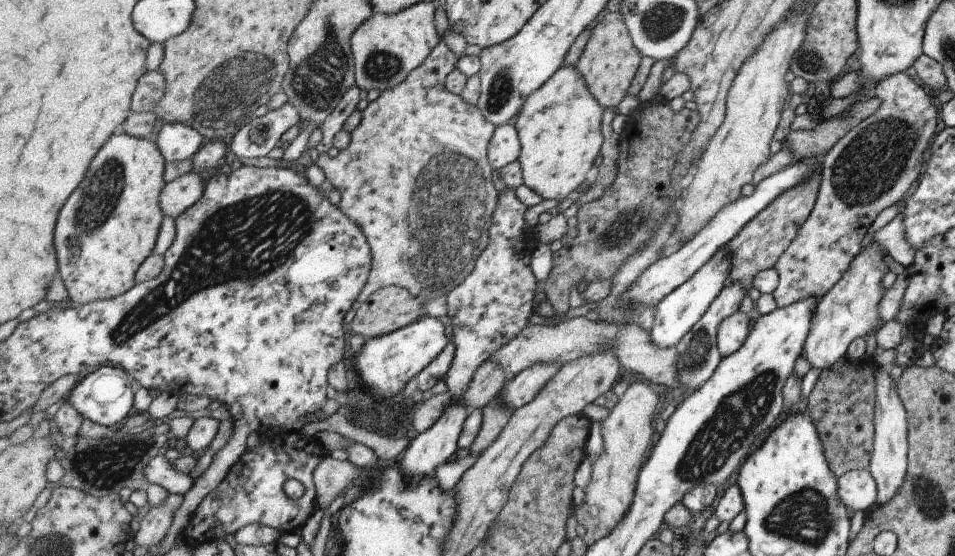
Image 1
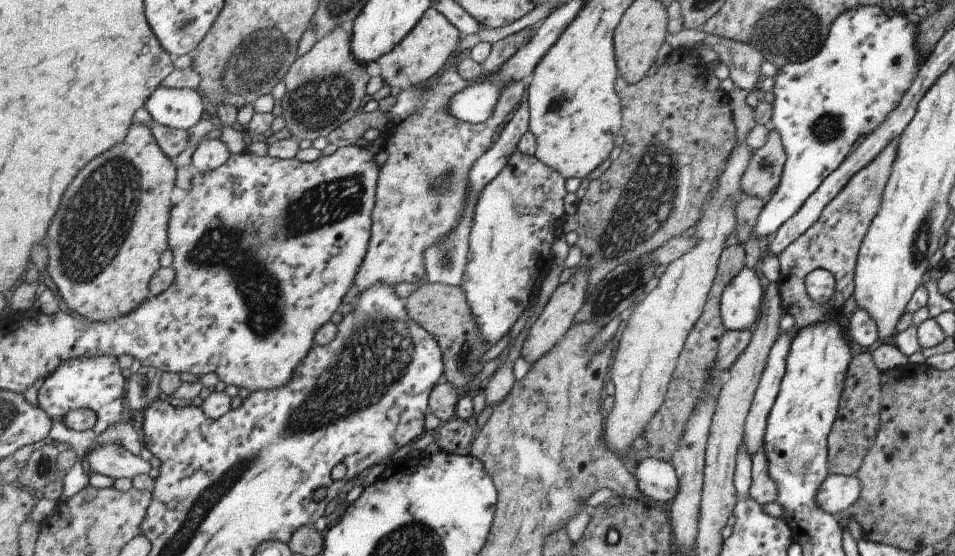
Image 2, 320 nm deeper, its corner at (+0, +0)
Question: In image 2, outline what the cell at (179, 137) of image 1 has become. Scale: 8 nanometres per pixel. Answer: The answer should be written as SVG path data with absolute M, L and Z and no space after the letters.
M160 86L149 98L146 110L154 124L190 131L207 115L198 90Z

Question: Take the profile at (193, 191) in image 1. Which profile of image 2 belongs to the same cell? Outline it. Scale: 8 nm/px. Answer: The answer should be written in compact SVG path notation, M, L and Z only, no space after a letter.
M213 134L203 140L196 148L192 164L199 173L207 174L207 172L217 171L217 168L221 168L225 162L229 161L231 156L229 146L221 138L218 138L216 134Z

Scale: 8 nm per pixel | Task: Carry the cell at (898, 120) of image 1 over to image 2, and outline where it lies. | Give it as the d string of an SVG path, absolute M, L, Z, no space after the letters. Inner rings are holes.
M899 138L889 142L869 164L865 164L861 170L855 172L847 180L845 187L841 188L832 200L829 200L815 223L797 236L797 239L777 256L779 278L777 278L775 288L781 300L781 308L795 320L793 330L805 328L823 318L834 318L834 315L841 311L844 302L853 293L852 277L857 252L879 208L881 196L891 172L891 164L897 154L897 144L899 144ZM818 269L825 270L833 276L835 288L827 304L813 302L809 294L804 291L803 278L808 276L809 272Z

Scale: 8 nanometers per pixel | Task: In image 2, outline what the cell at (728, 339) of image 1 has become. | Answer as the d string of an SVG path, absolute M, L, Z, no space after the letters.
M741 268L733 280L729 280L720 297L720 317L724 330L751 331L757 322L761 294L763 290L753 270Z

